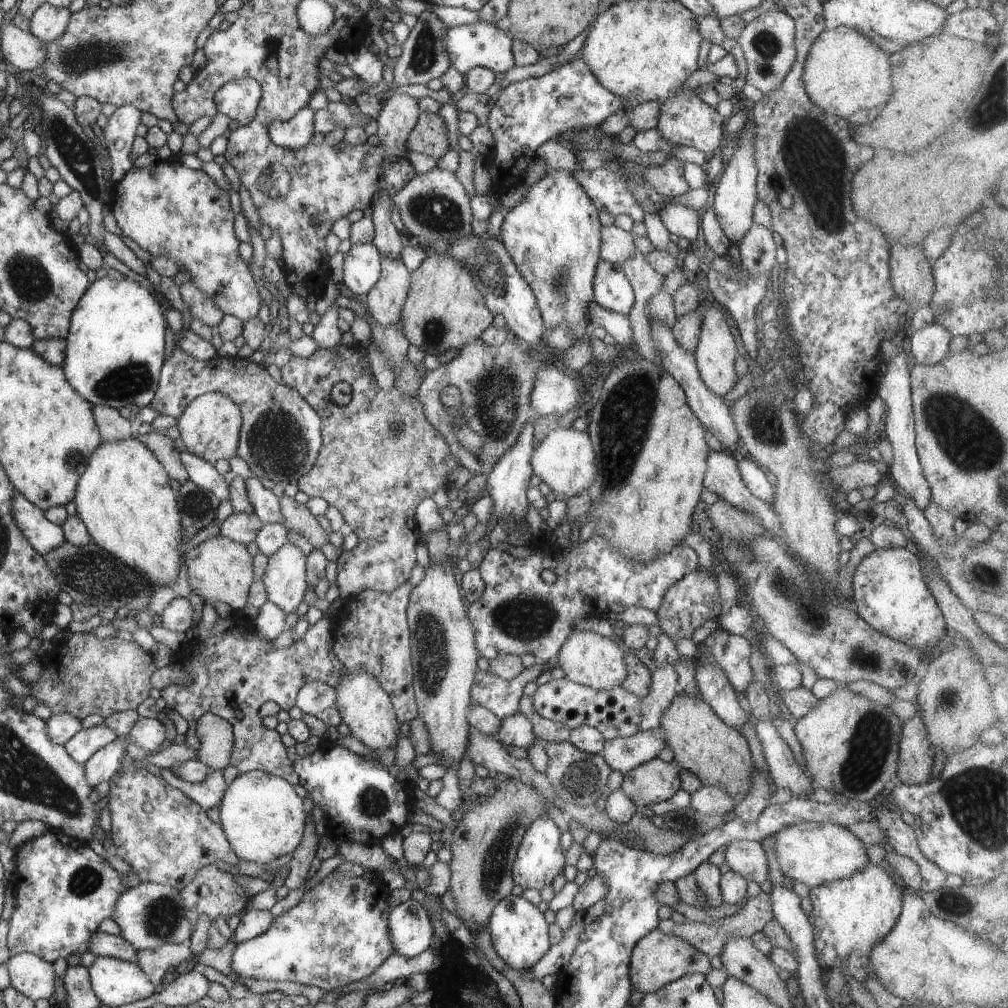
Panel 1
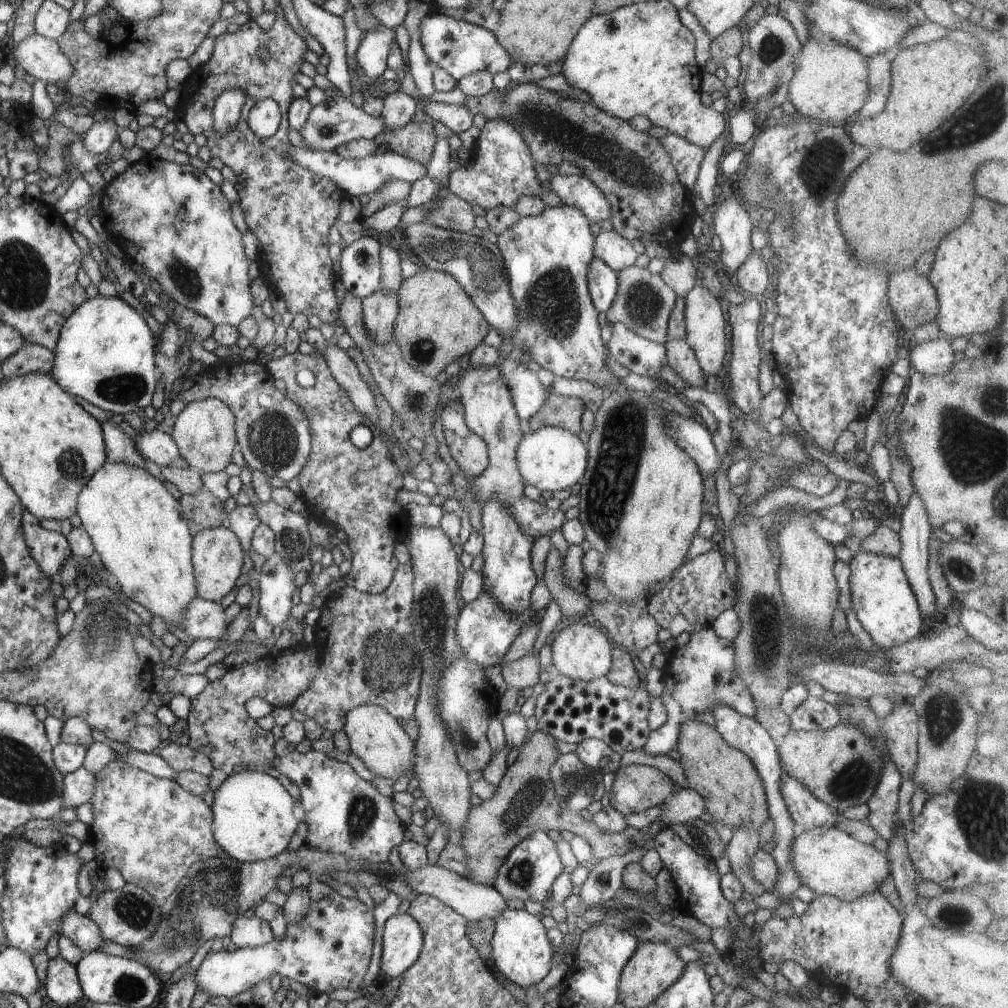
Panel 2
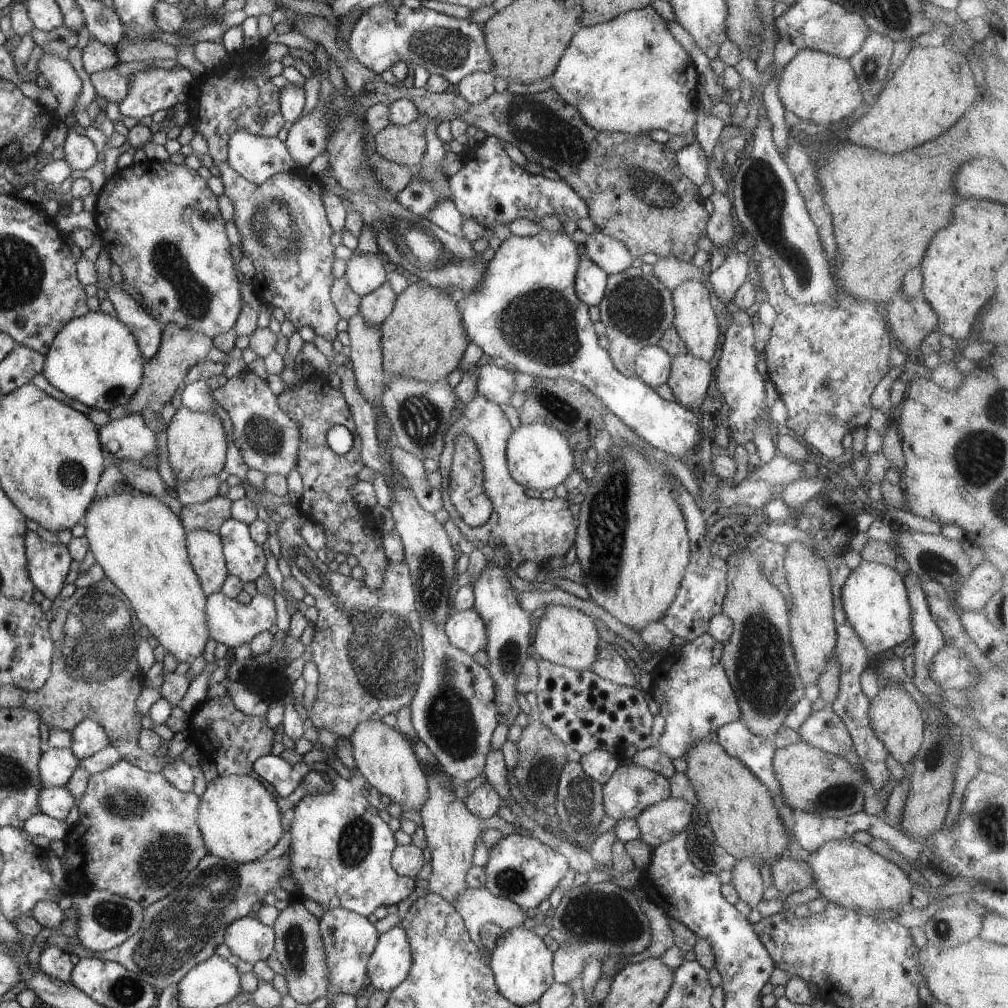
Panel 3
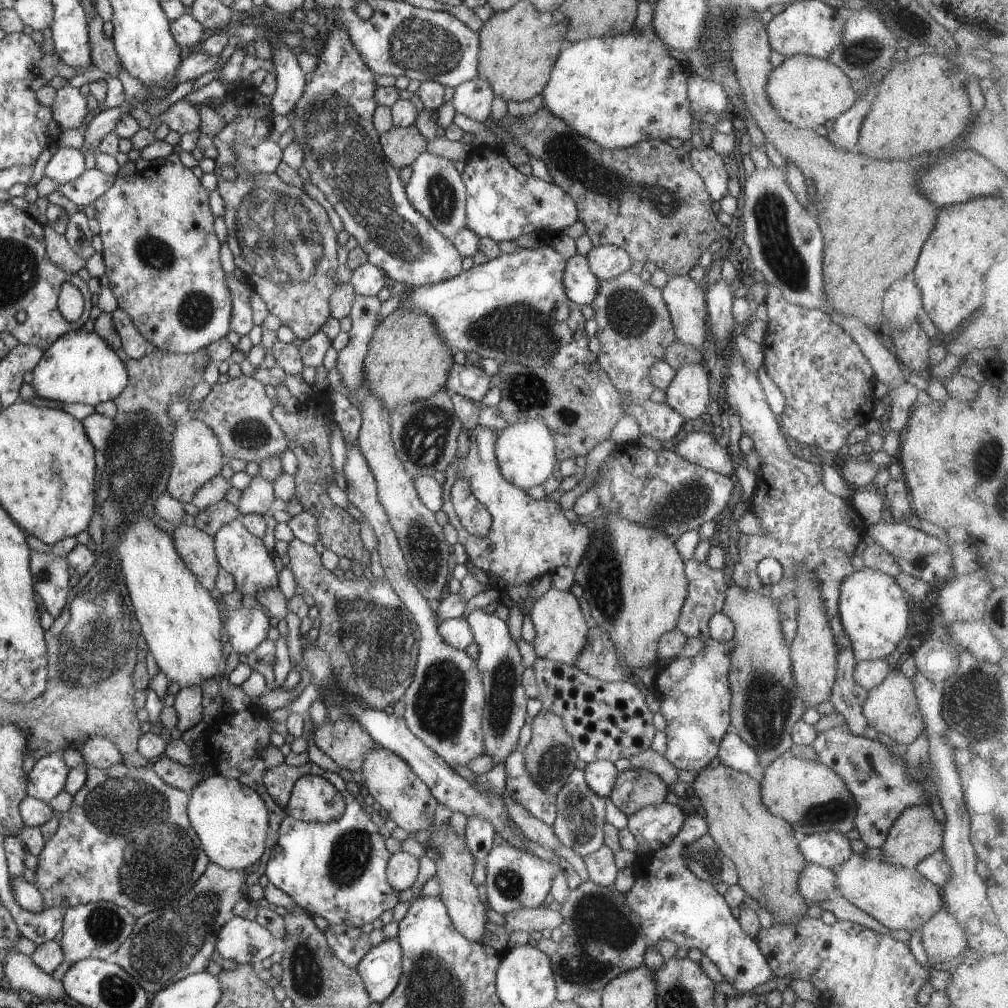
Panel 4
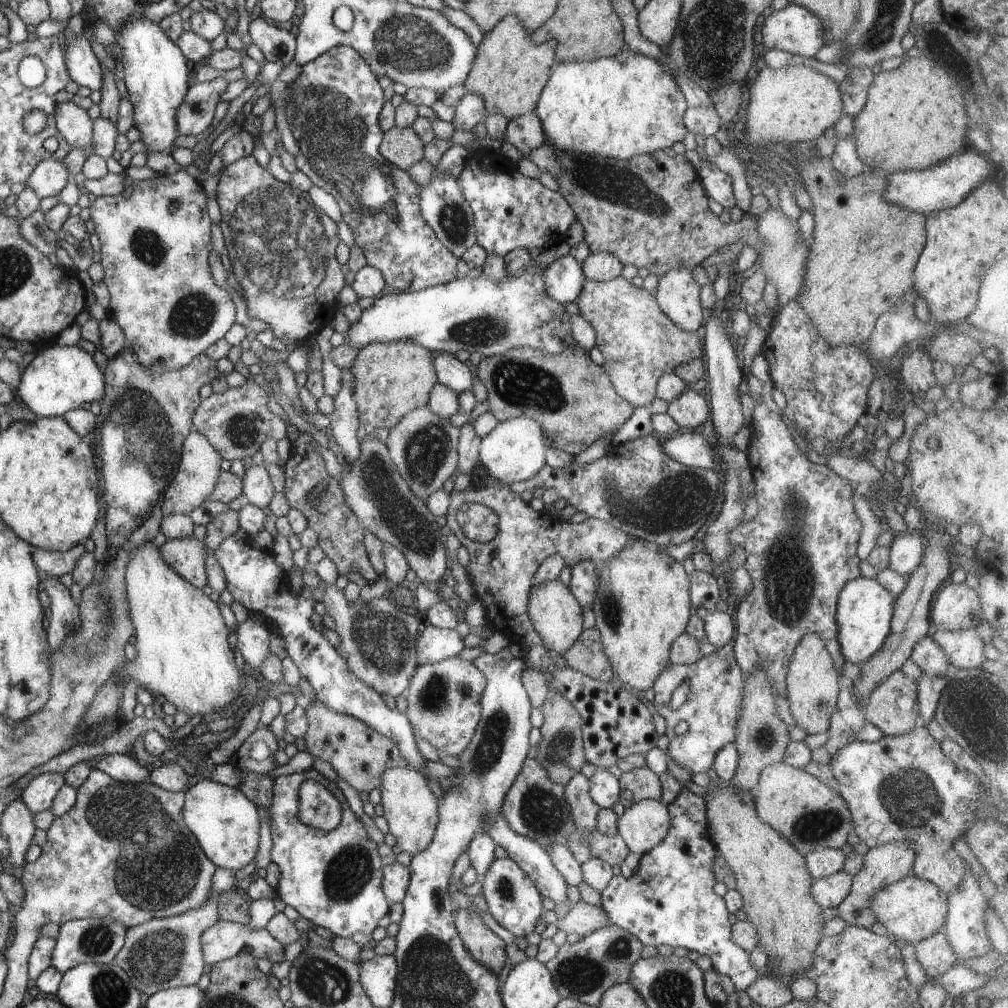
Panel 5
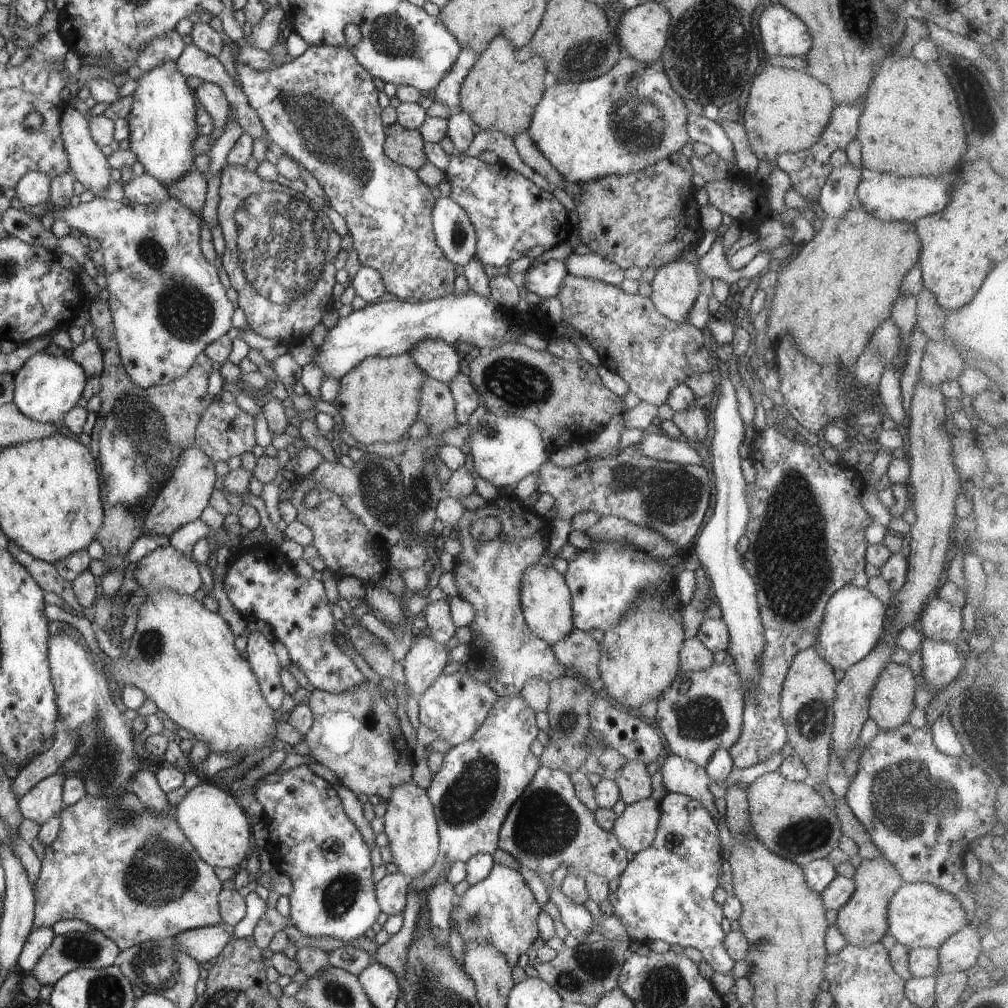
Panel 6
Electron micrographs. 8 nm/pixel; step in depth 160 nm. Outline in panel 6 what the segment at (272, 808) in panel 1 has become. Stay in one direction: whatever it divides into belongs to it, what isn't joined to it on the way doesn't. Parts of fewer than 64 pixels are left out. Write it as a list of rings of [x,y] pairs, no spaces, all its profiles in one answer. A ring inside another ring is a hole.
[[[202,784],[186,793],[176,806],[176,818],[200,858],[211,867],[238,870],[240,862],[250,855],[253,845],[252,825],[245,810],[234,798],[231,790],[222,785]]]

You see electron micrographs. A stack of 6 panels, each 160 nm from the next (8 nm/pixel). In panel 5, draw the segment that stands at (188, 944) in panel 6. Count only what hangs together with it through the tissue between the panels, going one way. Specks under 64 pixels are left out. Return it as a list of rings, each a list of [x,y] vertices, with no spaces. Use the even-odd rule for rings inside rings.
[[[218,919],[201,932],[203,955],[208,964],[214,965],[224,959],[236,956],[241,950],[248,951],[255,959],[268,957],[273,964],[284,961],[284,948],[268,931],[251,929]]]

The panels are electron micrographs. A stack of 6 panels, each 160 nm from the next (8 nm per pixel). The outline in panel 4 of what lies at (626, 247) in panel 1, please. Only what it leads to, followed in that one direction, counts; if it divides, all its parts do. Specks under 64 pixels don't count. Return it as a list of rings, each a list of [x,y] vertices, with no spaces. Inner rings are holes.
[[[614,245],[593,246],[585,257],[599,281],[609,281],[630,271],[632,264],[629,254]]]

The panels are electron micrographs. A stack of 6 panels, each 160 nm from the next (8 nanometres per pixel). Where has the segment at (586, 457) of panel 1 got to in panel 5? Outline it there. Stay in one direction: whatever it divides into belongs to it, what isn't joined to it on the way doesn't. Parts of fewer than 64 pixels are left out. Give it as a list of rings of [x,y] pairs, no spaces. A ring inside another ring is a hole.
[[[516,417],[499,422],[481,438],[479,460],[496,481],[507,485],[527,481],[545,465],[548,446],[541,426],[531,418]]]

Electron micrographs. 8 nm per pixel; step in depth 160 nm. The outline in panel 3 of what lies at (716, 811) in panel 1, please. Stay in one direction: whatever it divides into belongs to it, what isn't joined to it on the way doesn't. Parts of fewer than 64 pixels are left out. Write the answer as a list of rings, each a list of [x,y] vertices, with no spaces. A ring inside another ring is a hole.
[[[673,797],[649,806],[635,818],[640,839],[651,849],[668,842],[692,822],[694,809],[691,802]]]

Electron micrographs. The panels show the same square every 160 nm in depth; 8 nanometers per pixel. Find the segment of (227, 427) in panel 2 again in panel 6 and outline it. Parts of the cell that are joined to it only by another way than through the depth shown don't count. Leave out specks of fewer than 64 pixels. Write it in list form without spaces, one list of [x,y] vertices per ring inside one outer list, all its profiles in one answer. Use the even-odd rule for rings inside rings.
[[[195,444],[184,449],[179,464],[172,478],[163,486],[158,496],[154,498],[151,508],[147,510],[143,522],[143,535],[170,536],[180,527],[200,518],[200,514],[209,506],[217,476],[214,473],[215,462],[200,450]]]

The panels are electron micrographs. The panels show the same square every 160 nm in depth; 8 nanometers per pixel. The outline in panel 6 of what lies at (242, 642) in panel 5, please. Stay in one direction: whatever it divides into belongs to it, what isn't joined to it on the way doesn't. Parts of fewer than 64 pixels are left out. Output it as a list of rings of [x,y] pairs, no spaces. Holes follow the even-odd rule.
[[[261,632],[248,633],[246,660],[251,666],[253,675],[258,679],[260,690],[266,702],[273,709],[280,709],[285,690],[281,683],[281,664],[273,643]]]

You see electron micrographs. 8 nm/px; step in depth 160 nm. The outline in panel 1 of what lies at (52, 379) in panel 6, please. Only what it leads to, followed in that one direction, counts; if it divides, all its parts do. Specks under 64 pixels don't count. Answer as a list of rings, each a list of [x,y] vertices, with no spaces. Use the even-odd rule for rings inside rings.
[[[107,276],[95,280],[72,313],[70,323],[70,330],[65,338],[66,361],[62,363],[62,370],[72,388],[93,405],[116,410],[150,406],[158,392],[158,374],[163,370],[166,348],[166,320],[162,316],[160,304],[150,294],[150,290],[126,276],[118,281],[110,280]]]

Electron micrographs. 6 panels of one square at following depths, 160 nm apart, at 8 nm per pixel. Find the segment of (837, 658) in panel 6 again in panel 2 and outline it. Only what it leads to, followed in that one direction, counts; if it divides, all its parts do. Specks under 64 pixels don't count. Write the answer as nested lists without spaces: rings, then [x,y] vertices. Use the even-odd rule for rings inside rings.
[[[859,551],[846,568],[850,572],[849,590],[858,622],[880,648],[892,648],[914,640],[924,632],[926,621],[906,579],[900,558]]]

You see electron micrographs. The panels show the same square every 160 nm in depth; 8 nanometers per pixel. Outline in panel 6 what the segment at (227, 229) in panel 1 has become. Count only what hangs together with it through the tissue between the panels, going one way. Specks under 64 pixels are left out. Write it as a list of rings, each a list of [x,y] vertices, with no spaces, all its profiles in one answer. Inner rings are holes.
[[[169,196],[169,198],[168,198],[168,199],[166,199],[166,200],[165,200],[165,201],[163,201],[163,202],[162,202],[162,203],[159,203],[159,204],[158,204],[158,205],[155,205],[155,206],[154,206],[154,207],[147,207],[147,206],[144,206],[144,205],[139,205],[139,204],[138,204],[138,203],[136,203],[136,202],[132,202],[132,203],[130,203],[130,205],[129,205],[129,206],[125,206],[125,205],[124,205],[124,204],[123,204],[123,203],[121,203],[121,201],[111,201],[111,200],[110,200],[110,199],[101,199],[101,198],[100,198],[100,197],[91,197],[91,198],[90,198],[90,200],[89,200],[89,202],[81,202],[81,203],[79,203],[79,204],[78,204],[78,205],[77,205],[77,206],[72,206],[72,205],[68,205],[68,206],[67,206],[67,207],[55,207],[55,206],[54,206],[54,205],[48,205],[48,207],[47,207],[47,209],[46,209],[46,211],[45,211],[45,213],[44,213],[44,212],[43,212],[43,213],[42,213],[42,214],[43,214],[43,215],[40,215],[40,216],[36,216],[36,218],[40,218],[40,222],[41,222],[41,218],[42,218],[42,217],[43,217],[43,216],[44,216],[44,215],[45,215],[45,214],[50,214],[50,216],[52,216],[52,218],[53,218],[53,219],[54,219],[54,220],[55,220],[55,221],[66,221],[66,224],[69,224],[69,227],[70,227],[70,228],[71,228],[71,229],[72,229],[72,228],[74,228],[74,230],[78,230],[78,232],[82,232],[82,235],[83,235],[83,234],[86,234],[86,236],[87,236],[87,237],[88,237],[88,238],[96,238],[96,240],[98,240],[98,242],[101,242],[101,251],[102,251],[102,252],[103,252],[103,258],[104,258],[104,272],[106,272],[106,275],[105,275],[105,277],[106,277],[106,278],[107,278],[107,284],[108,284],[108,286],[107,286],[107,289],[108,289],[108,292],[109,292],[109,299],[108,299],[108,300],[107,300],[107,301],[108,301],[108,302],[109,302],[109,306],[110,306],[110,307],[111,307],[111,313],[112,313],[112,316],[113,316],[113,318],[114,318],[114,323],[115,323],[115,337],[116,337],[116,338],[117,338],[117,339],[118,339],[118,343],[119,343],[119,354],[120,354],[120,356],[121,356],[121,358],[122,358],[122,363],[123,363],[123,366],[124,366],[124,368],[125,368],[125,370],[126,370],[126,371],[127,371],[127,373],[128,373],[128,374],[129,374],[129,376],[130,376],[130,378],[132,378],[132,380],[133,380],[133,382],[136,382],[136,384],[137,384],[137,385],[138,385],[138,386],[140,386],[140,387],[144,387],[144,388],[145,388],[145,389],[147,389],[147,388],[150,388],[150,387],[155,387],[155,386],[162,386],[162,385],[165,385],[165,384],[166,384],[166,383],[167,383],[167,382],[168,382],[168,383],[169,383],[169,382],[170,382],[170,381],[175,381],[175,380],[176,380],[176,379],[179,379],[179,378],[182,378],[182,377],[183,377],[183,376],[184,376],[184,375],[185,375],[185,374],[186,374],[186,373],[187,373],[187,372],[188,372],[188,370],[190,370],[190,369],[191,369],[191,366],[192,366],[192,365],[194,365],[194,364],[195,364],[195,360],[196,360],[196,357],[197,357],[197,356],[198,356],[198,355],[199,355],[199,354],[200,354],[200,353],[202,353],[202,352],[203,352],[203,350],[204,350],[204,349],[205,349],[205,348],[206,348],[206,347],[207,347],[207,346],[208,346],[208,345],[209,345],[209,344],[212,344],[212,342],[214,342],[214,341],[215,341],[215,340],[218,340],[218,338],[220,338],[220,337],[221,337],[221,336],[222,336],[222,335],[226,335],[226,334],[227,334],[227,332],[228,332],[228,330],[230,330],[230,328],[232,328],[232,323],[231,323],[231,320],[232,320],[232,314],[233,314],[233,312],[234,312],[234,310],[235,310],[235,309],[236,309],[236,308],[235,308],[235,307],[234,307],[234,303],[233,303],[233,302],[231,302],[231,301],[230,301],[230,300],[229,300],[229,299],[228,299],[228,297],[226,297],[226,291],[227,291],[227,284],[226,284],[226,282],[225,282],[225,279],[224,279],[224,276],[223,276],[223,275],[222,275],[222,274],[221,274],[221,271],[220,271],[220,270],[218,270],[218,269],[217,269],[217,268],[216,268],[216,267],[215,267],[215,264],[214,264],[214,263],[213,263],[213,262],[211,262],[211,261],[209,261],[209,260],[208,260],[208,259],[207,259],[207,258],[206,258],[206,257],[205,257],[205,256],[204,256],[204,255],[203,255],[203,254],[202,254],[202,251],[201,251],[201,244],[200,244],[200,239],[201,239],[201,230],[202,230],[202,225],[201,225],[201,224],[202,224],[202,217],[200,217],[200,216],[199,216],[199,215],[196,215],[196,214],[195,214],[195,212],[194,212],[194,211],[192,211],[192,210],[190,210],[190,208],[188,208],[188,207],[185,207],[185,206],[184,206],[184,205],[183,205],[183,204],[182,204],[182,203],[181,203],[181,202],[180,202],[180,201],[179,201],[179,200],[178,200],[178,199],[175,199],[175,198],[172,198],[172,197],[170,197],[170,196]]]

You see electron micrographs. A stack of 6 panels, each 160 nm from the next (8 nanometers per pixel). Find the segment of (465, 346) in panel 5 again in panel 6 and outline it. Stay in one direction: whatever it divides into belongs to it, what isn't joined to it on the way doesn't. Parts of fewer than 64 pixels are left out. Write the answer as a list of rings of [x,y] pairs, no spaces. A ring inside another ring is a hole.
[[[476,293],[450,295],[431,301],[403,301],[368,303],[365,308],[340,316],[339,323],[328,334],[323,343],[317,346],[313,362],[324,371],[325,379],[340,380],[349,370],[358,366],[365,358],[379,356],[395,357],[408,353],[421,340],[438,339],[456,347],[462,342],[474,343],[480,350],[488,352],[502,343],[512,341],[522,332],[534,330],[548,336],[553,335],[550,320],[543,312],[533,310],[538,316],[525,319],[517,309],[506,309],[502,305]]]

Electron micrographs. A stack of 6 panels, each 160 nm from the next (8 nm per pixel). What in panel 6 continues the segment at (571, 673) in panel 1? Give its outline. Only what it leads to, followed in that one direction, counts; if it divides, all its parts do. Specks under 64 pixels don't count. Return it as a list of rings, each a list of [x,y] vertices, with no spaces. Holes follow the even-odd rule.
[[[538,563],[524,571],[520,587],[520,604],[529,629],[536,637],[550,645],[564,640],[575,628],[572,620],[571,590],[566,584],[564,575],[556,571],[552,565]]]

